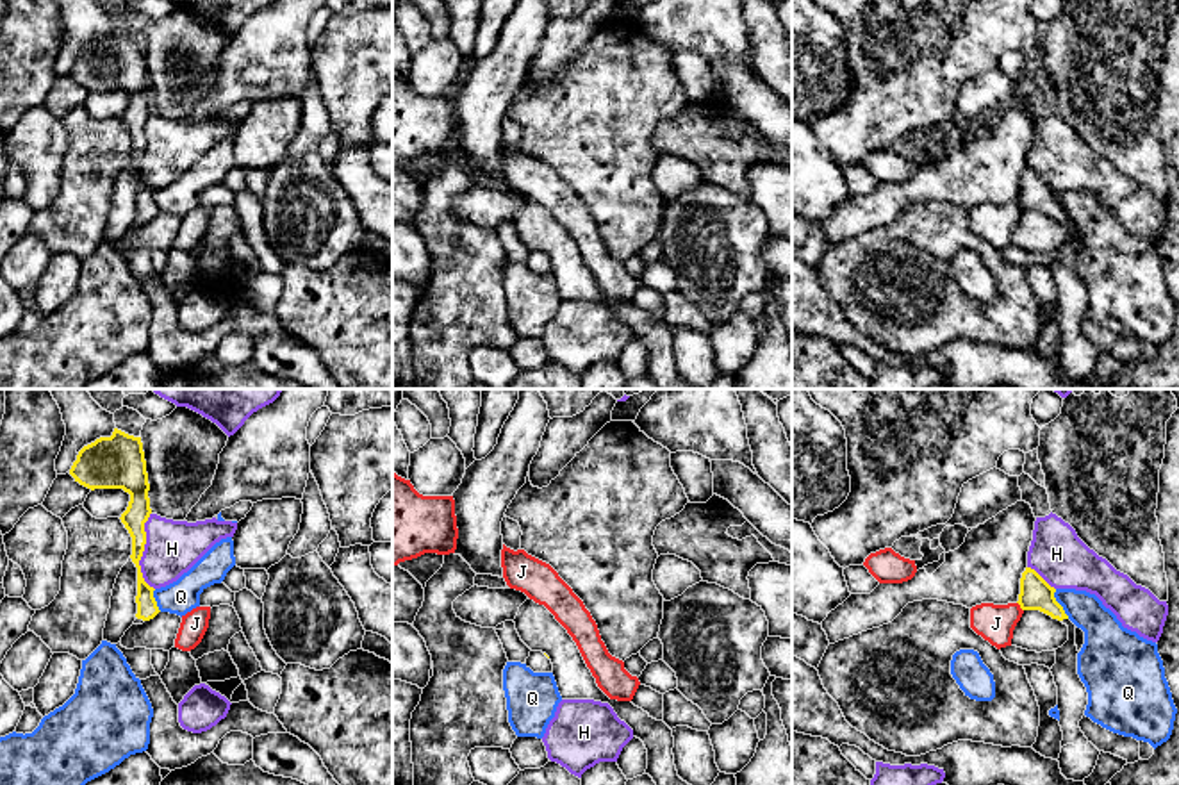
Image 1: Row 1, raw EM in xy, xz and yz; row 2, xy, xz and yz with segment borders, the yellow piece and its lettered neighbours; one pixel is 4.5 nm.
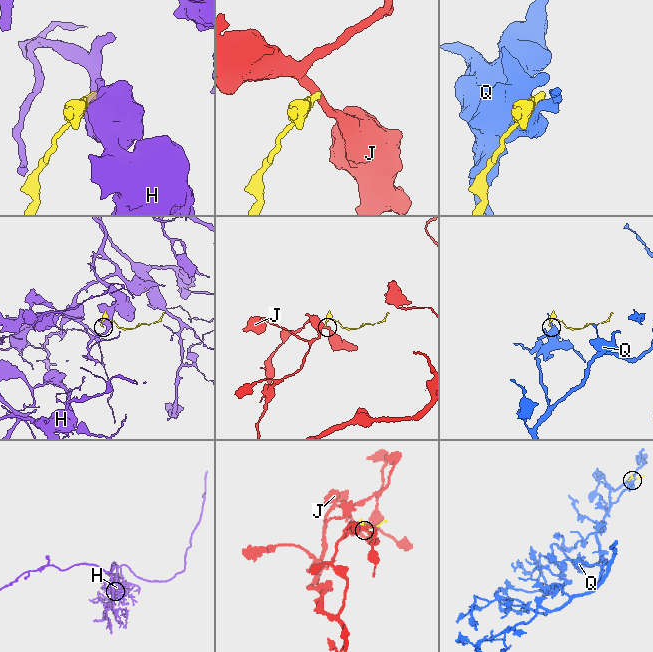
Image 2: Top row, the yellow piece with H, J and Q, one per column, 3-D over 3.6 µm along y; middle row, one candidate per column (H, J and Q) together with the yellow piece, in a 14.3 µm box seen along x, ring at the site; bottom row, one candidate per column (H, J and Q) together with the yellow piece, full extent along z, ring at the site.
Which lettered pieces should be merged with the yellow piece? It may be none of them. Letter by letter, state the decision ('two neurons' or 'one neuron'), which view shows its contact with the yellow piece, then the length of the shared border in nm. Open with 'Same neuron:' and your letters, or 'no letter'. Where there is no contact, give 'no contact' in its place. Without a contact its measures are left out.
Same neuron: no letter
H: two neurons; contact in xy; length 360 nm
J: two neurons; contact in yz; length 50 nm
Q: two neurons; contact in yz; length 150 nm

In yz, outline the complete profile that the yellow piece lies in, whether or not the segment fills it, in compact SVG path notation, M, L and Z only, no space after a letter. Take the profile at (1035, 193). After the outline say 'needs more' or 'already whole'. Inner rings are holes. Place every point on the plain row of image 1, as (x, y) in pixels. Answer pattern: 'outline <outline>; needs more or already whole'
outline M1026 168L1020 178L1018 205L1022 211L1040 211L1068 227L1068 241L1054 250L1056 264L1051 273L1058 287L1059 326L1063 332L1059 369L1067 380L1083 382L1099 360L1101 351L1084 337L1079 321L1088 305L1088 293L1077 275L1076 225L1054 198L1051 187L1035 169Z; needs more

